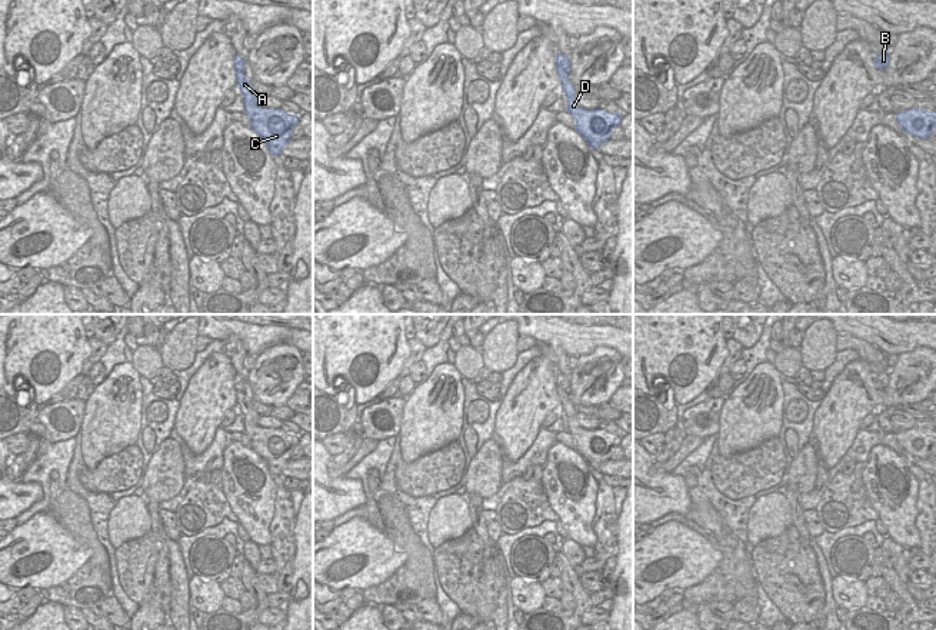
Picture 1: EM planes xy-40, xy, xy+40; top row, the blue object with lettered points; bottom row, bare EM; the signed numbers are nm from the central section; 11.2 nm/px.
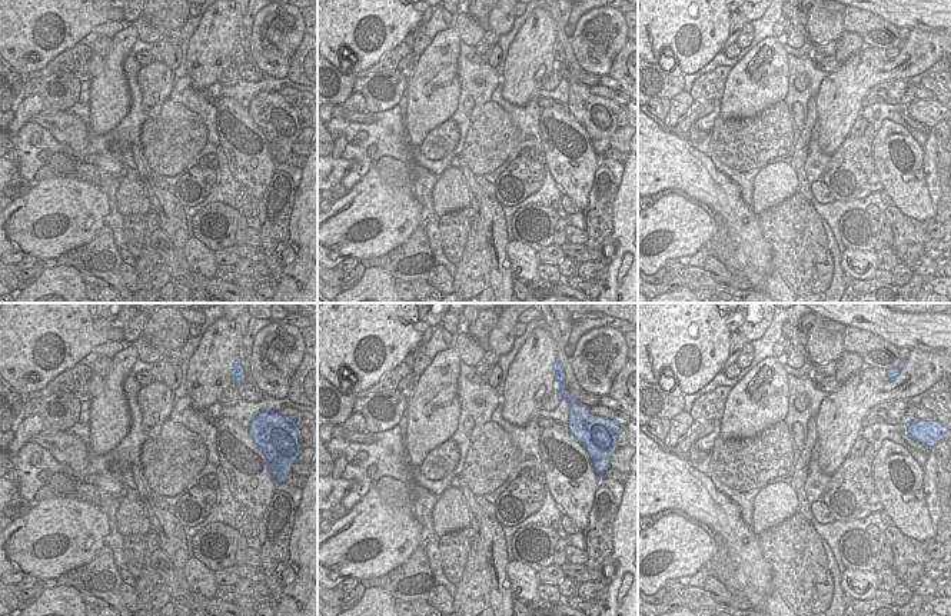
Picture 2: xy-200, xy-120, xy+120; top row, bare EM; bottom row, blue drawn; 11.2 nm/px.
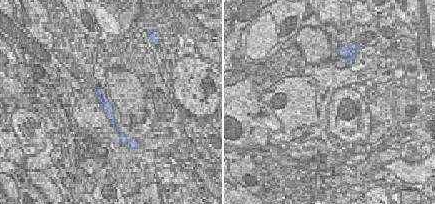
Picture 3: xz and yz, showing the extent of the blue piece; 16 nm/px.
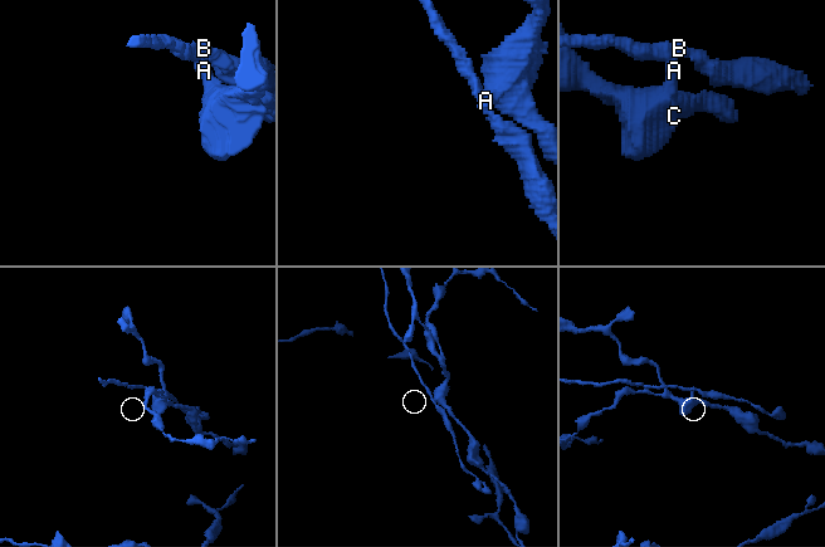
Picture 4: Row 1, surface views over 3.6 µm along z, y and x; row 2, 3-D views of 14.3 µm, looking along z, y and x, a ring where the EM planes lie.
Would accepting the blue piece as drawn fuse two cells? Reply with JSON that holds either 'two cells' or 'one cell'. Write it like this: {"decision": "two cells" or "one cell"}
{"decision": "two cells"}

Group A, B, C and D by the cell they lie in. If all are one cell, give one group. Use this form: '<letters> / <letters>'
A C D / B

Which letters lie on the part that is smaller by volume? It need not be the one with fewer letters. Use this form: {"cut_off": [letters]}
{"cut_off": ["B"]}

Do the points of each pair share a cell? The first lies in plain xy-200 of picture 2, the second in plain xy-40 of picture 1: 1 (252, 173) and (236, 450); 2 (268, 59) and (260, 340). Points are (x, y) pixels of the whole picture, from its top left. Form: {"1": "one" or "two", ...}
{"1": "one", "2": "two"}

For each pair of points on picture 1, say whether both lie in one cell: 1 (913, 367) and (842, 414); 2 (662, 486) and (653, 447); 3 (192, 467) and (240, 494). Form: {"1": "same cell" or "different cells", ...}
{"1": "same cell", "2": "different cells", "3": "different cells"}

